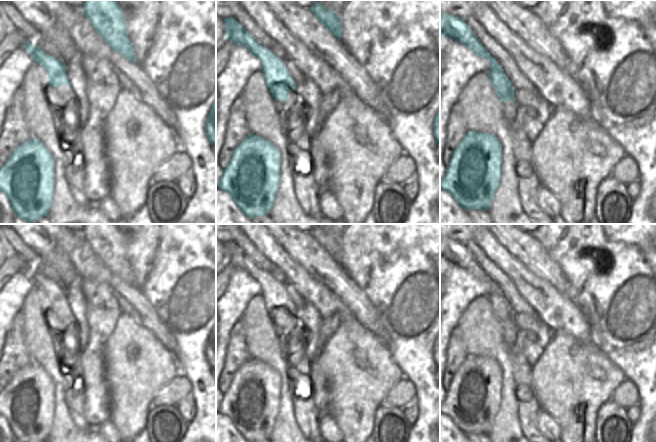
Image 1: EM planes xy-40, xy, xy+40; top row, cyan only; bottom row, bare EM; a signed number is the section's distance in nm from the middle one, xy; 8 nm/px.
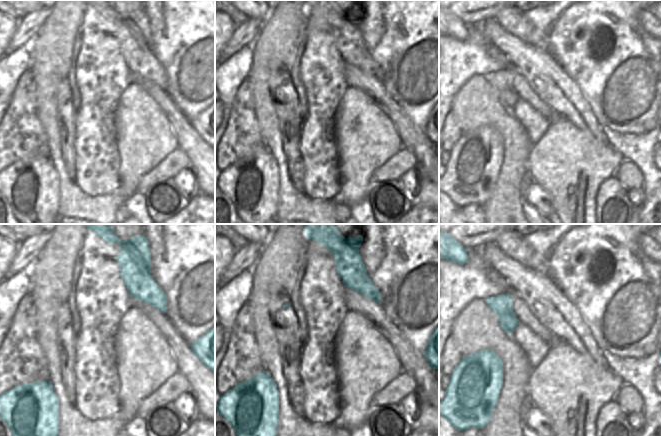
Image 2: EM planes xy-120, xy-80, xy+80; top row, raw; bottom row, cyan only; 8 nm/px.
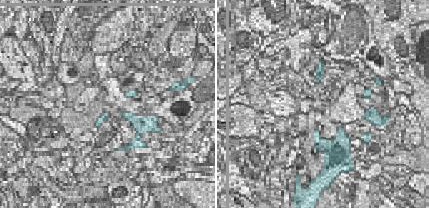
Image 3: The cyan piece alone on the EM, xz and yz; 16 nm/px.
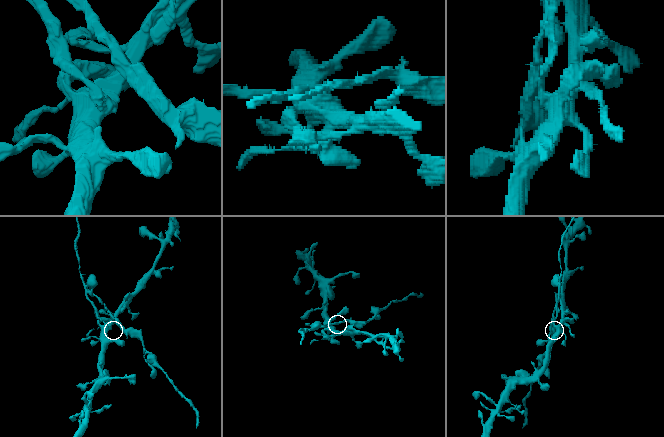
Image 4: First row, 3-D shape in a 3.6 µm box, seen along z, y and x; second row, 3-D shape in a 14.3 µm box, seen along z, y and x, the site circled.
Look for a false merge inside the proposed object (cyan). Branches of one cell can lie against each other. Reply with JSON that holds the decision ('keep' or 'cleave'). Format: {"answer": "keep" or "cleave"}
{"answer": "cleave"}

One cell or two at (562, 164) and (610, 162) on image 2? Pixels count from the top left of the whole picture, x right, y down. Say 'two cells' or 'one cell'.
one cell

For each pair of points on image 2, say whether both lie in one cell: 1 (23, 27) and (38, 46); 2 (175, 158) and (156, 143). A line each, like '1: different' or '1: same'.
1: different
2: different

